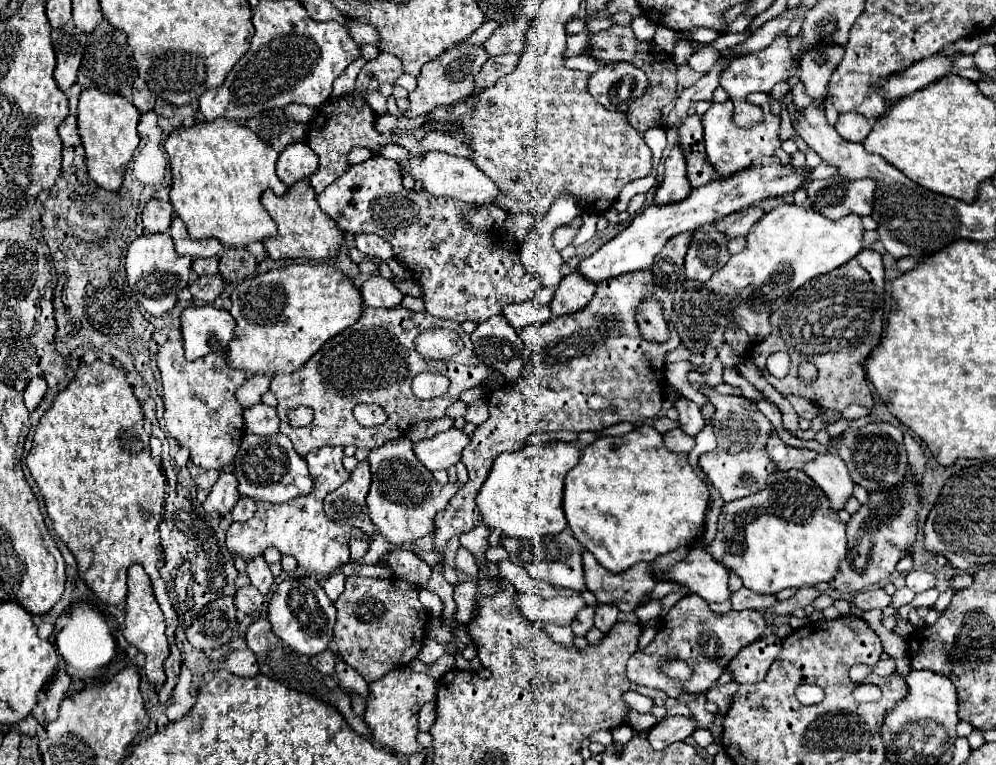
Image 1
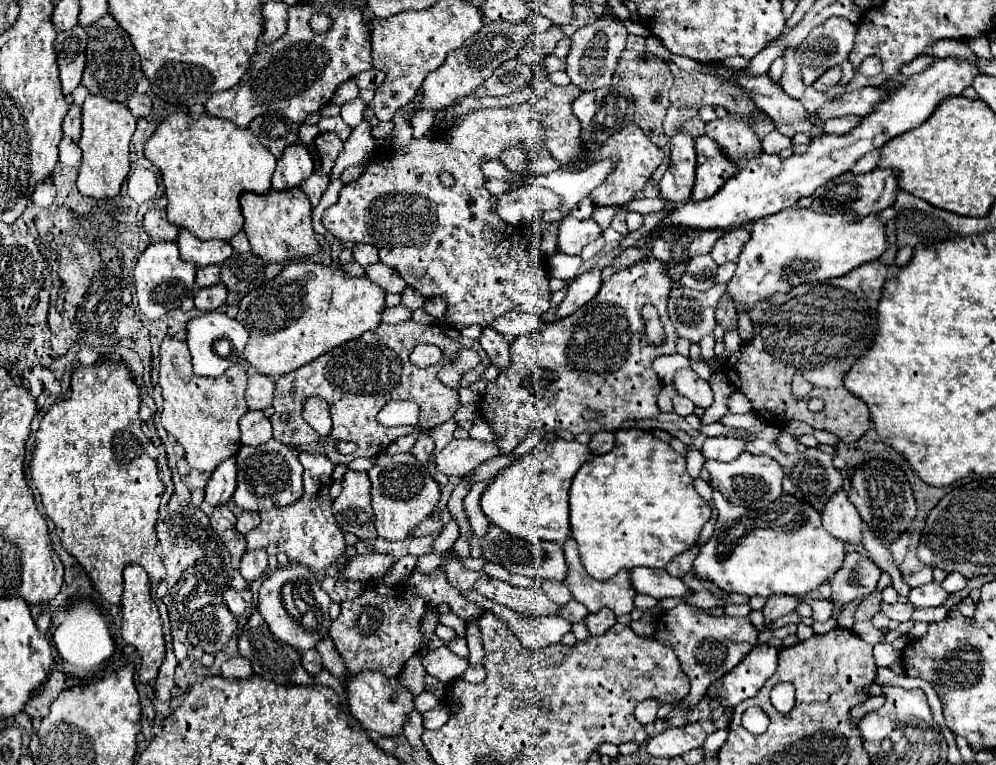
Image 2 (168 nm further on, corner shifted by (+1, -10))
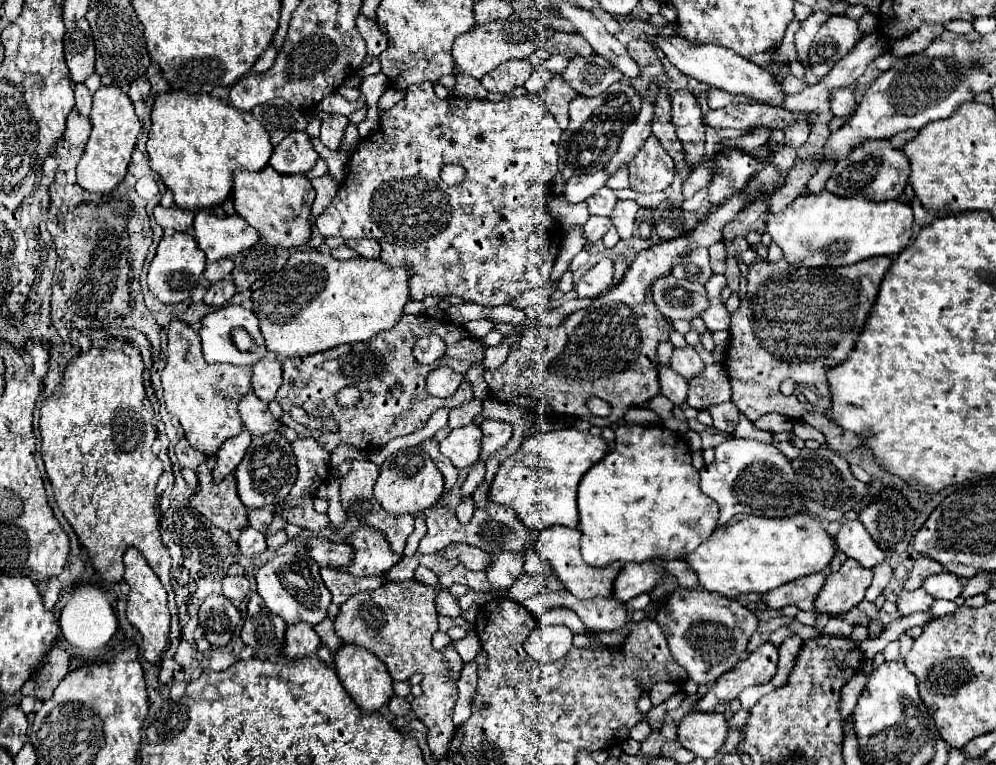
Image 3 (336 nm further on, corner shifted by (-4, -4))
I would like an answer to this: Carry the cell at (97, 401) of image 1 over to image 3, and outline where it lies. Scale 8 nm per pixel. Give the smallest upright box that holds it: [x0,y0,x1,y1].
[41,340,181,684]

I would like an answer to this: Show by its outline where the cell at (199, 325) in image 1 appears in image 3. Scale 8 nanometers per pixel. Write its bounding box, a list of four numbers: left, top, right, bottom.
[199,306,267,366]

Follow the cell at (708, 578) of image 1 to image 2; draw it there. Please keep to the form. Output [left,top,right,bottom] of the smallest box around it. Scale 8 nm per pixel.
[630,568,688,600]

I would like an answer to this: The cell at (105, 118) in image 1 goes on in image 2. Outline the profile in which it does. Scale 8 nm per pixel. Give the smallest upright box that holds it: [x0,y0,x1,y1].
[76,96,136,200]

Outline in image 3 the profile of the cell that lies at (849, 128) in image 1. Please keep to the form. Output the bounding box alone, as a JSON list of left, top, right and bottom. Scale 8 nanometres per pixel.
[831,88,857,118]

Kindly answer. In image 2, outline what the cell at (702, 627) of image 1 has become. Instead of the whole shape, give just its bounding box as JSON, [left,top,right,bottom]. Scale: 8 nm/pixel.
[654,604,758,710]

